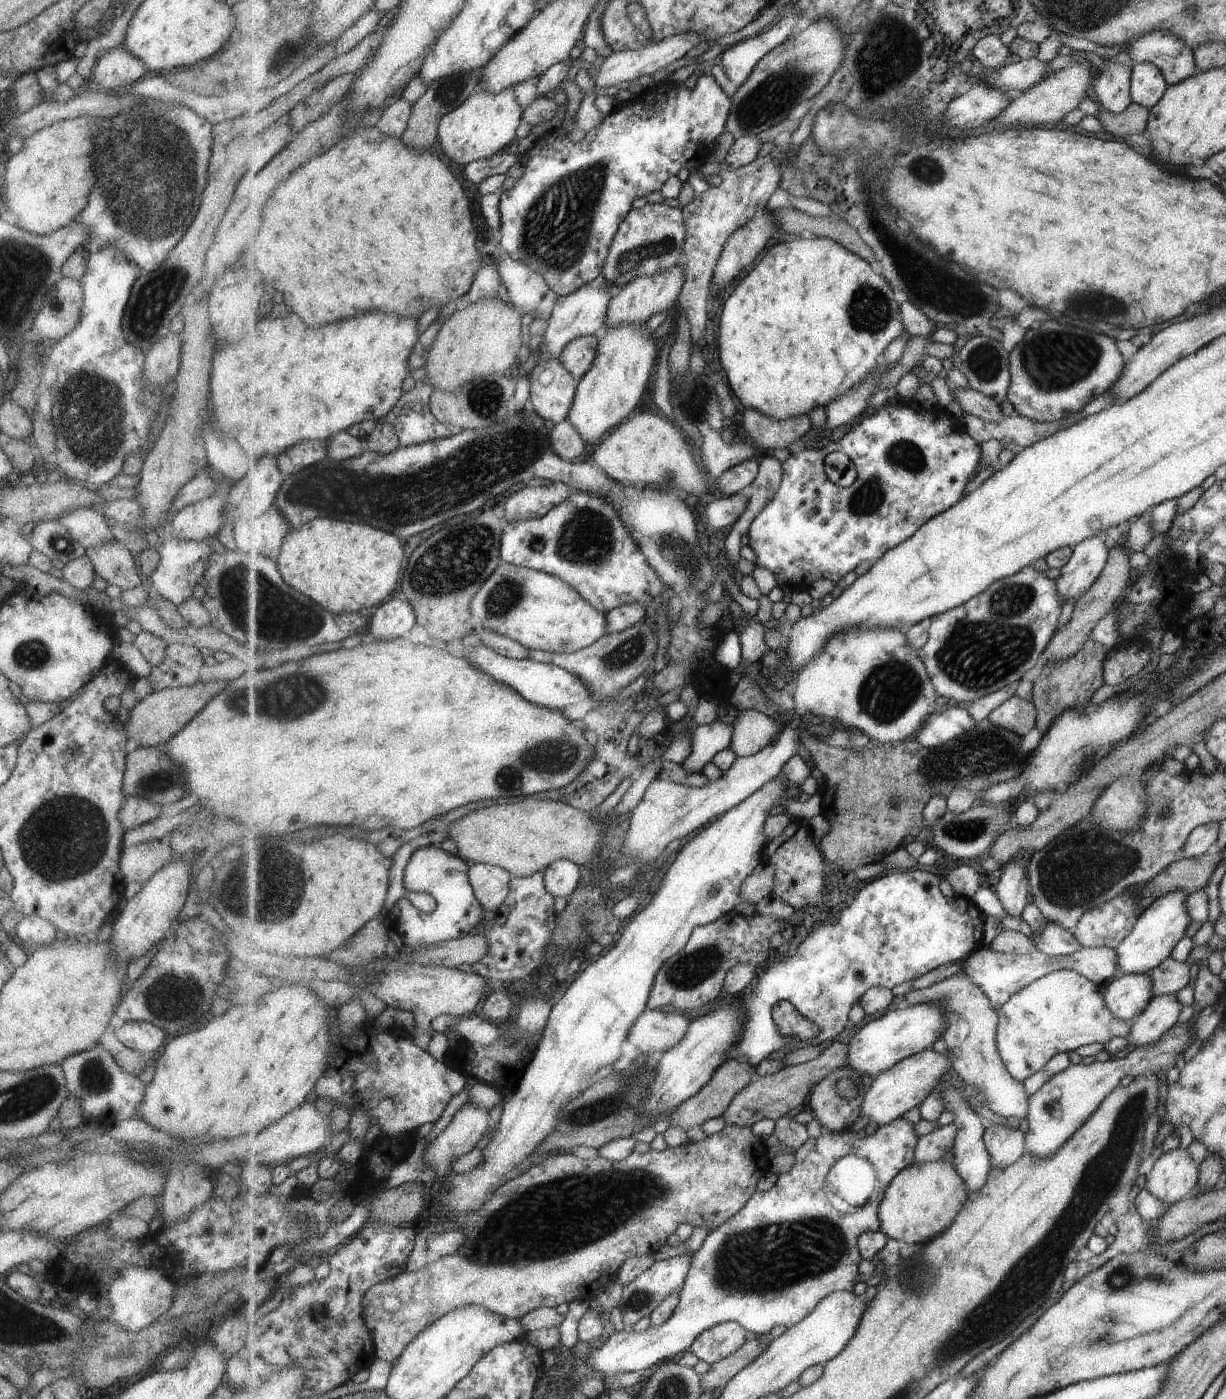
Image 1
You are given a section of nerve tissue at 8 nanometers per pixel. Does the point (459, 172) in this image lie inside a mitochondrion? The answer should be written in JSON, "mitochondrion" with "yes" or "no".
{"mitochondrion":"no"}

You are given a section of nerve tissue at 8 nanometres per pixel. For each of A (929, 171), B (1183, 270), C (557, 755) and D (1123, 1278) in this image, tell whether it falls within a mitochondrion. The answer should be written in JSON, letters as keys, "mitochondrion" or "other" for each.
{"A":"mitochondrion","B":"other","C":"mitochondrion","D":"mitochondrion"}

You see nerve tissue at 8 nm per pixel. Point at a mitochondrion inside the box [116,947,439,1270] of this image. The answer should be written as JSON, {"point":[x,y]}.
{"point":[166,996]}

